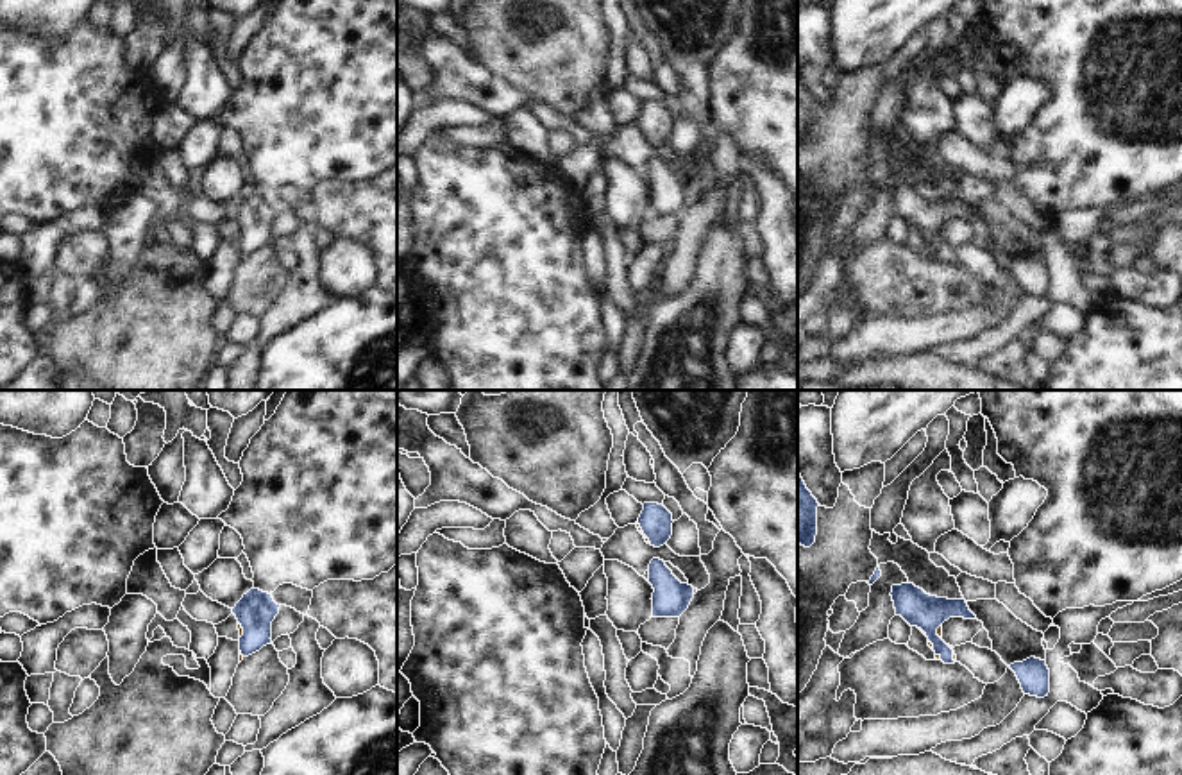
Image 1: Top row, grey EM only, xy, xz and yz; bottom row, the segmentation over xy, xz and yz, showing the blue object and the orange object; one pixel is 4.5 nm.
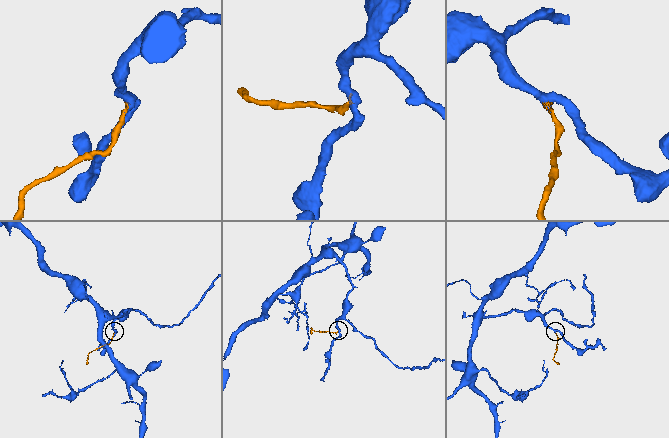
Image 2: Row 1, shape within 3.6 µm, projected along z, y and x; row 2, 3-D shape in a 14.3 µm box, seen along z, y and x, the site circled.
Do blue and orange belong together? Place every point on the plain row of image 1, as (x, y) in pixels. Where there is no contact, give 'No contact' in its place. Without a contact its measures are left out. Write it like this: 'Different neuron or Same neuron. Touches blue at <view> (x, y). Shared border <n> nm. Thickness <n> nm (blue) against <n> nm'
Same neuron. Touches blue at xz (642, 129). Shared border 120 nm. Thickness 140 nm (blue) against 20 nm.

